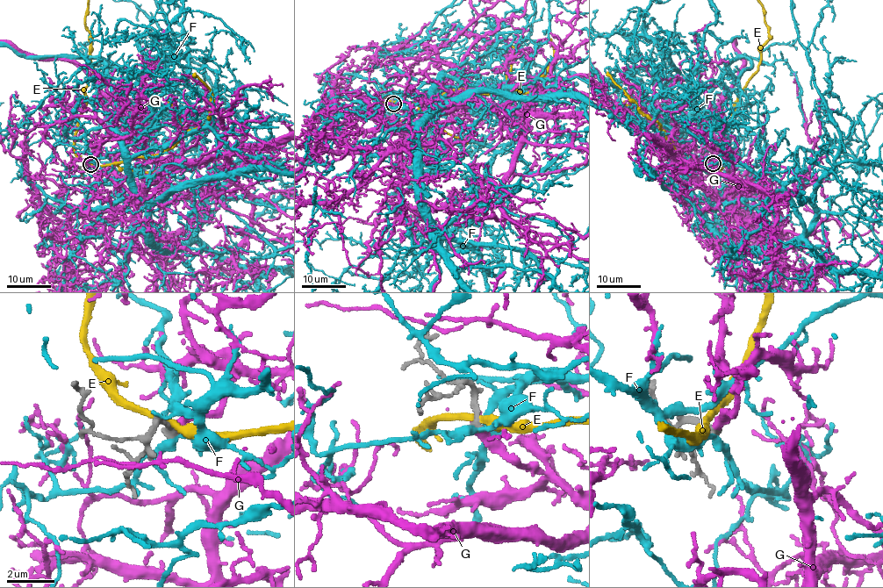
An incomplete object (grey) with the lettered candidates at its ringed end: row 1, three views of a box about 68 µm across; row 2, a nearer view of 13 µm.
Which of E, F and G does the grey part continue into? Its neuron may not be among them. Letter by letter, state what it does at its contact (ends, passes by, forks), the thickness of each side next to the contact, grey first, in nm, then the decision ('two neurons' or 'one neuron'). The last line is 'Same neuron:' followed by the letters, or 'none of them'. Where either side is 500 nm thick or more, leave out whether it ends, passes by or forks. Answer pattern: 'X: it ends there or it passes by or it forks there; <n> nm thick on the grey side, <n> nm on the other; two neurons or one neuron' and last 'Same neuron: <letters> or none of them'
E: it passes by; 400 nm thick on the grey side, 320 nm on the other; two neurons
F: it passes by; 360 nm thick on the grey side, 280 nm on the other; two neurons
G: it ends there; 380 nm thick on the grey side, 360 nm on the other; one neuron
Same neuron: G

